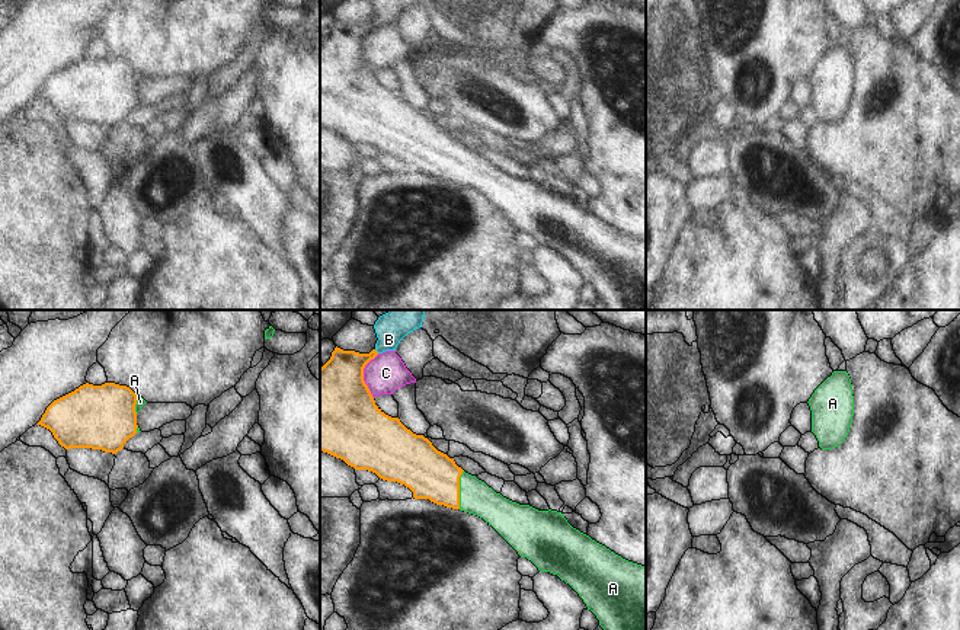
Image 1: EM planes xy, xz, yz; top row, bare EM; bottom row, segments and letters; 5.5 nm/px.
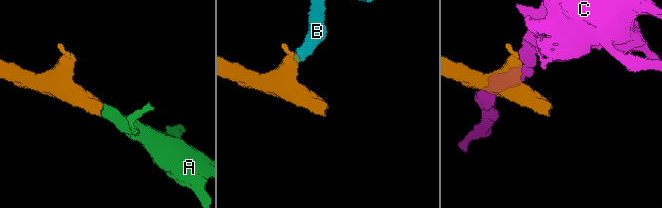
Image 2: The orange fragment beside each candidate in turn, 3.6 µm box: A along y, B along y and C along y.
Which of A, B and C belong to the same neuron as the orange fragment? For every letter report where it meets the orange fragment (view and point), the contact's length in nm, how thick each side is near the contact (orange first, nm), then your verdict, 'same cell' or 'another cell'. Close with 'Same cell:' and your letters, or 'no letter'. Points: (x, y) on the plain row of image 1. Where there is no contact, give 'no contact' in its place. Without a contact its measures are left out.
A: xz (458, 163) | 220 nm | 280/180 nm | same cell
B: xz (376, 25) | 40 nm | 260/130 nm | same cell
C: xz (362, 50) | 260 nm | 460/220 nm | another cell
Same cell: A, B

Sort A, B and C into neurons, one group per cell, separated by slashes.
A B / C

